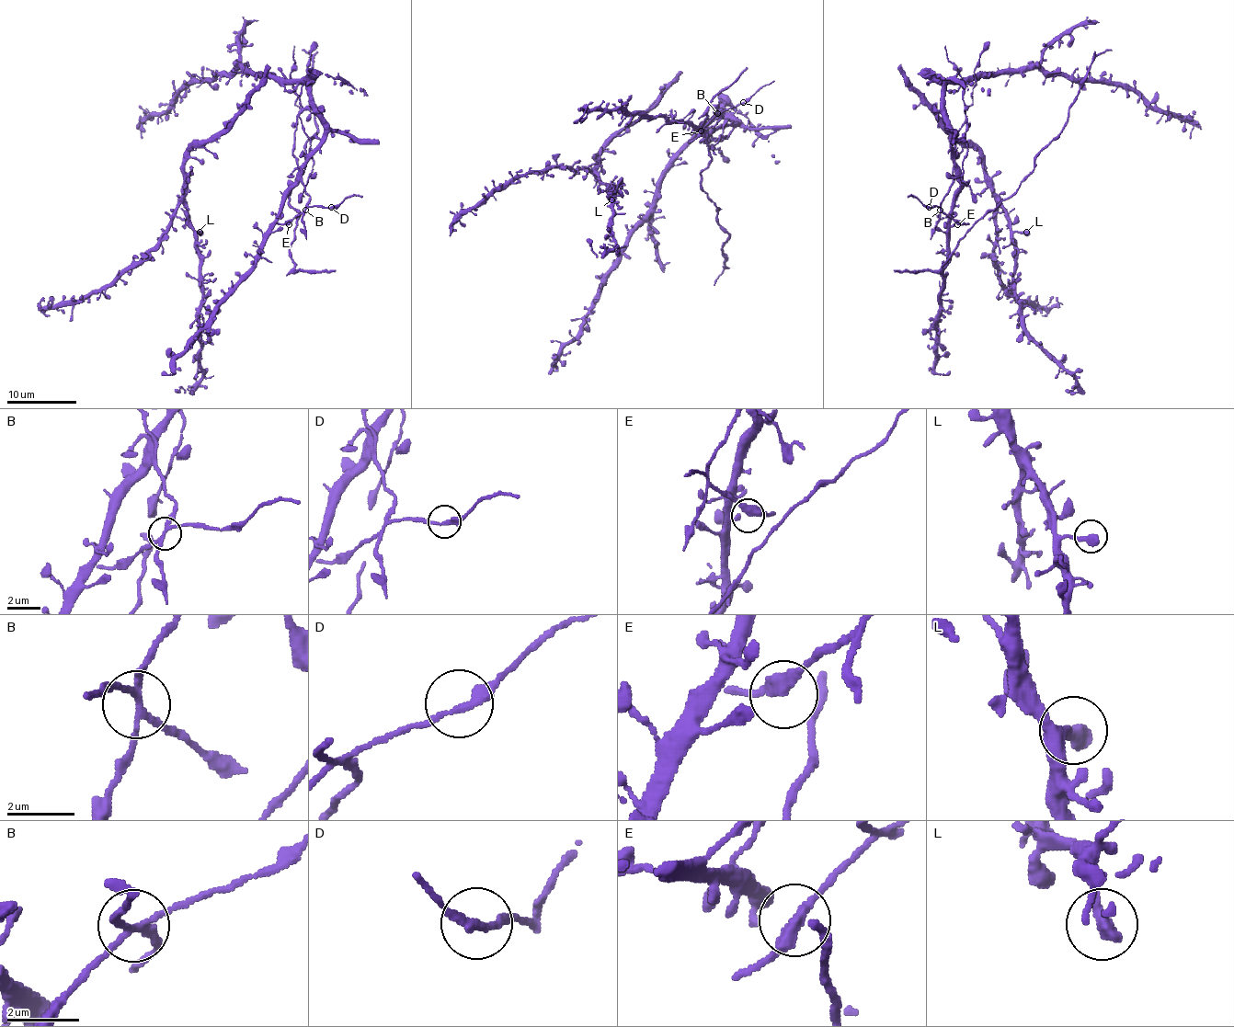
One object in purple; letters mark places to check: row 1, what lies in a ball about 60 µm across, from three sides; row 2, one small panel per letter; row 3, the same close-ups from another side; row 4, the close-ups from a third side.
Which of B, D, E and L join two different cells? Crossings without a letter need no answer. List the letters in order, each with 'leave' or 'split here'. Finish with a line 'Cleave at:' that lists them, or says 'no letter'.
B: split here
D: leave
E: leave
L: split here
Cleave at: B, L

